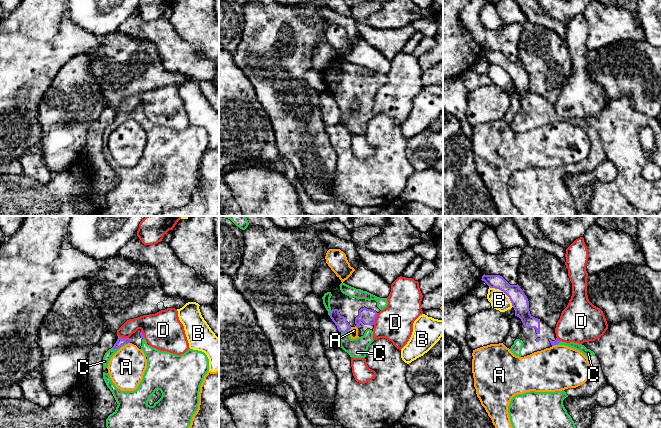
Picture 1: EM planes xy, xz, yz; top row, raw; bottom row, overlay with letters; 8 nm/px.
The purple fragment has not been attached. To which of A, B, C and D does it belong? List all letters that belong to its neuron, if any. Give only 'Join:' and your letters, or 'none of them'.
Join: C

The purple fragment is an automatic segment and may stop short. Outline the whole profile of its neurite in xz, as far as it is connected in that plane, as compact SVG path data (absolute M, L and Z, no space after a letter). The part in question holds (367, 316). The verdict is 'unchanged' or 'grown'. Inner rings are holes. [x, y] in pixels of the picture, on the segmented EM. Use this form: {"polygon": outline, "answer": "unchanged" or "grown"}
{"polygon": "M345 283L333 288L322 297L328 315L340 332L340 348L353 358L365 358L373 340L377 314L387 307L387 298L377 297L367 291ZM358 328L358 338L350 337L350 329Z", "answer": "grown"}

